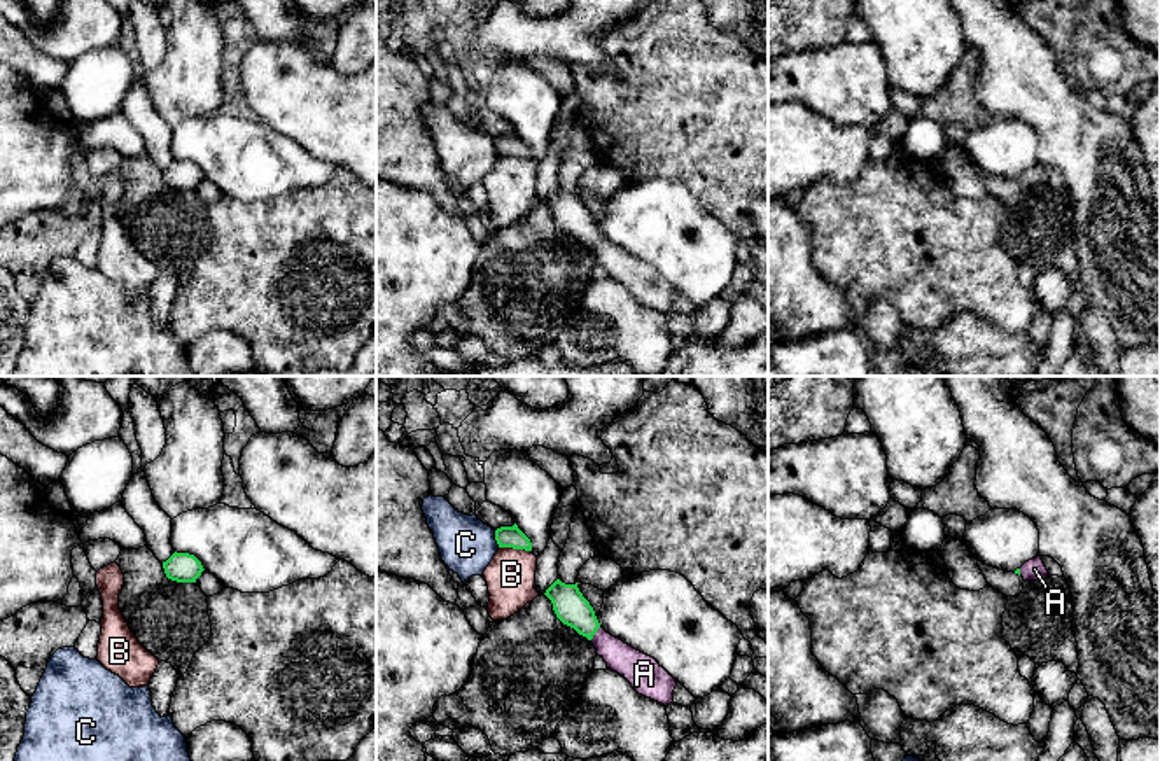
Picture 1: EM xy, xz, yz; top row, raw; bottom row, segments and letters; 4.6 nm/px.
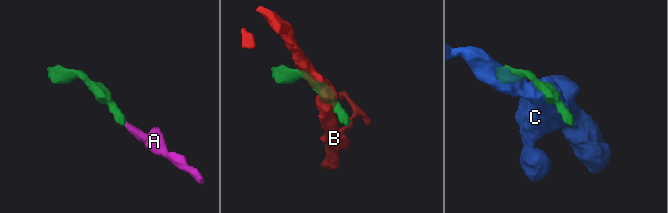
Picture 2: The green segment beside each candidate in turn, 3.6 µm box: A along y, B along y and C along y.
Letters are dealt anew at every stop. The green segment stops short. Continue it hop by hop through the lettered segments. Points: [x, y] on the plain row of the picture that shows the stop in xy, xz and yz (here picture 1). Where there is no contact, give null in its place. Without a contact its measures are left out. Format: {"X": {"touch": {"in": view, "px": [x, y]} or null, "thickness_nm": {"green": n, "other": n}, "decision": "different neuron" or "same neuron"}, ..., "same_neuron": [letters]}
{"A": {"touch": {"in": "xz", "px": [595, 240]}, "thickness_nm": {"green": 160, "other": 150}, "decision": "same neuron"}, "B": {"touch": {"in": "xz", "px": [515, 156]}, "thickness_nm": {"green": 100, "other": 220}, "decision": "different neuron"}, "C": {"touch": {"in": "xz", "px": [496, 147]}, "thickness_nm": {"green": 100, "other": 260}, "decision": "different neuron"}, "same_neuron": ["A"]}

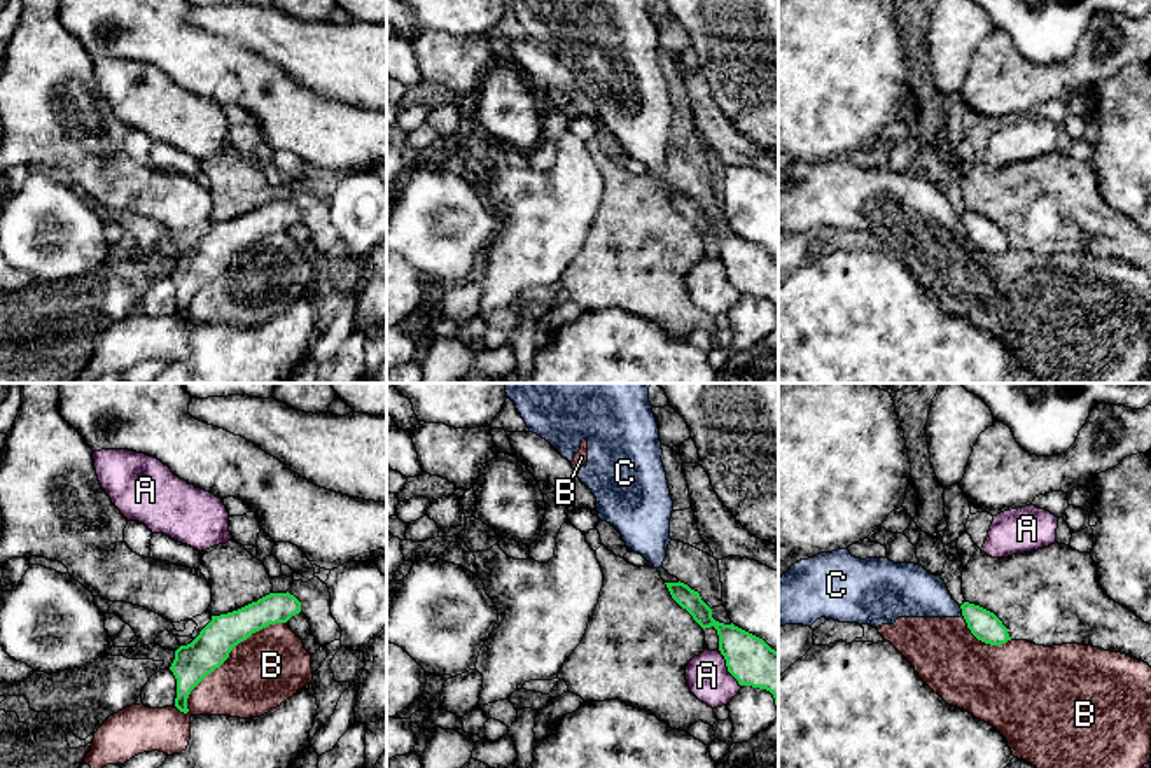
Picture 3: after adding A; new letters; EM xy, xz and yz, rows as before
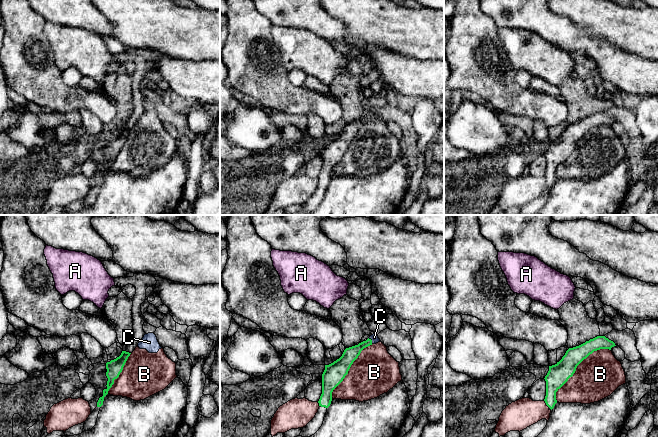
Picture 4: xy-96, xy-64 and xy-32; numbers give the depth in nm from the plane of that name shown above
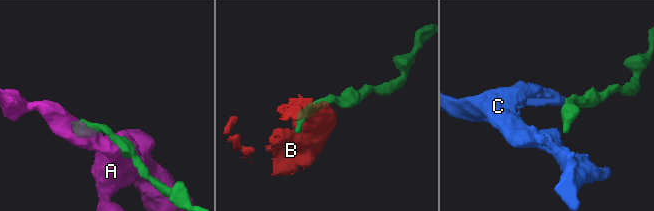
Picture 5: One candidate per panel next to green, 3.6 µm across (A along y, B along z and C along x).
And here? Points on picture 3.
{"A": {"touch": {"in": "xz", "px": [728, 277]}, "thickness_nm": {"green": 220, "other": 200}, "decision": "different neuron"}, "B": {"touch": {"in": "xy", "px": [223, 270]}, "thickness_nm": {"green": 170, "other": 340}, "decision": "different neuron"}, "C": {"touch": {"in": "yz", "px": [962, 219]}, "thickness_nm": {"green": 140, "other": 240}, "decision": "different neuron"}, "same_neuron": []}

